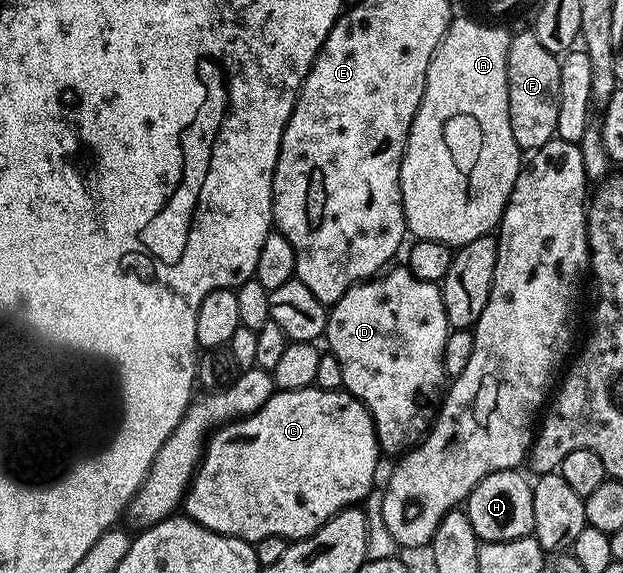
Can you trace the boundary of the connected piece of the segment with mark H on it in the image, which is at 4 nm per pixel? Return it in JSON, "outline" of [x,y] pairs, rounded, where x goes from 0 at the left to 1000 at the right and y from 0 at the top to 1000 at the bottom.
{"outline":[[[839,820],[787,825],[767,839],[748,873],[748,894],[761,930],[772,944],[825,944],[854,934],[857,923],[857,867],[854,843],[839,829]]]}

